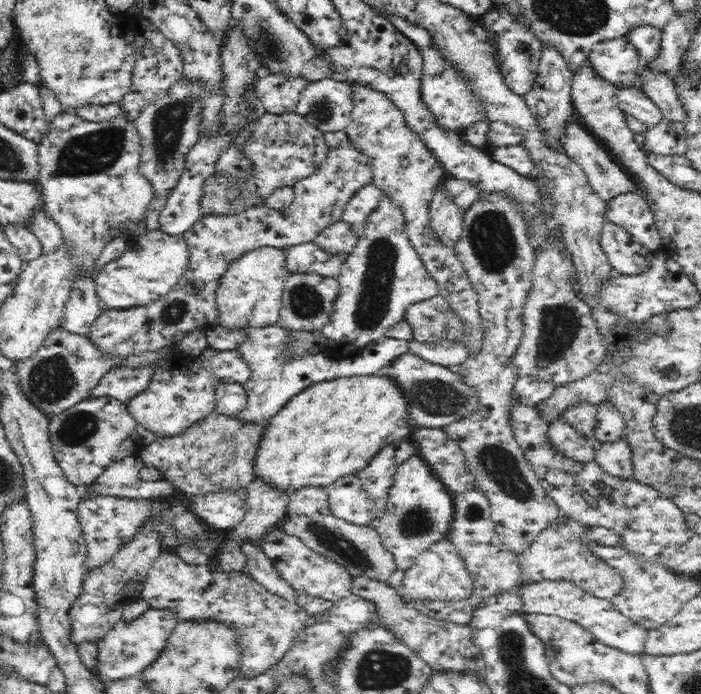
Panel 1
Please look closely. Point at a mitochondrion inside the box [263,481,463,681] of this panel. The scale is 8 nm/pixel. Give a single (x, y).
(326, 537)

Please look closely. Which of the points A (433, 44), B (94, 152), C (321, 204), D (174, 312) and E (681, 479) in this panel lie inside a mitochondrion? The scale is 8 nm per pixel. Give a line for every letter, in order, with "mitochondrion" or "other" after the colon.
A: other
B: mitochondrion
C: other
D: mitochondrion
E: other

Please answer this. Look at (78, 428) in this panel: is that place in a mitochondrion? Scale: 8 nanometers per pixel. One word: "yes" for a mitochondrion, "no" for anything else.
yes

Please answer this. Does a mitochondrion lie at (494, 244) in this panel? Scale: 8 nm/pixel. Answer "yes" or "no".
yes

